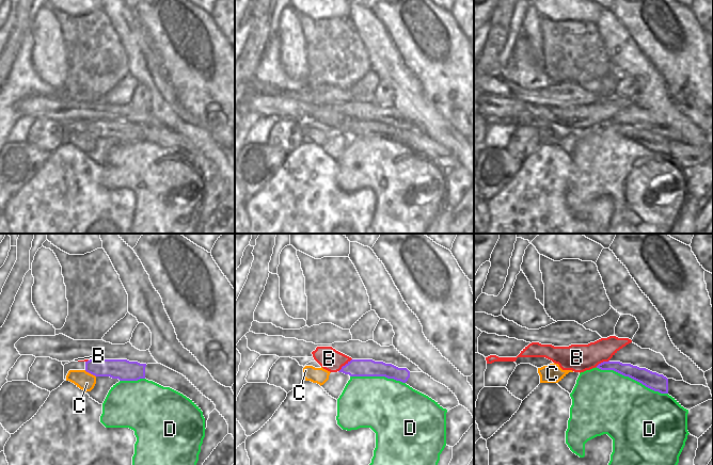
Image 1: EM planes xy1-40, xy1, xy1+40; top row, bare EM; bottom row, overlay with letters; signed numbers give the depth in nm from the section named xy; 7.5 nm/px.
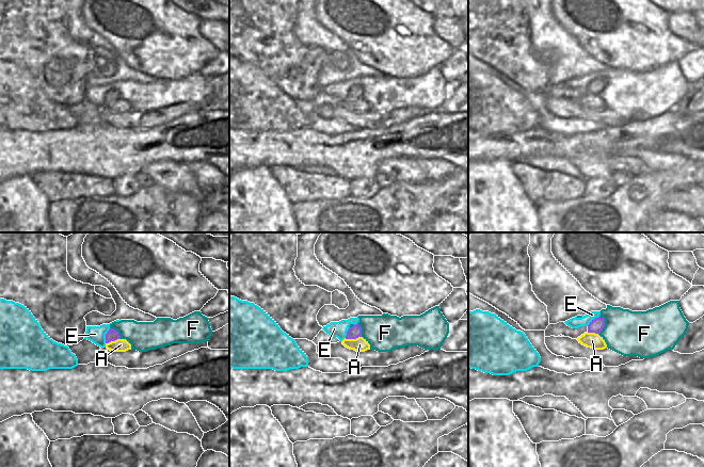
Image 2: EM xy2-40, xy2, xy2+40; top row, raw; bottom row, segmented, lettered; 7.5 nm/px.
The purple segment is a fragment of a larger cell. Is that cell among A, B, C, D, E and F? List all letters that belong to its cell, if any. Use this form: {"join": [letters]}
{"join": ["E"]}

